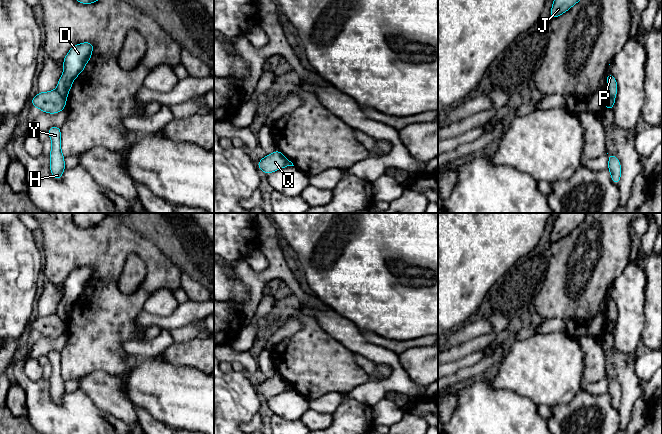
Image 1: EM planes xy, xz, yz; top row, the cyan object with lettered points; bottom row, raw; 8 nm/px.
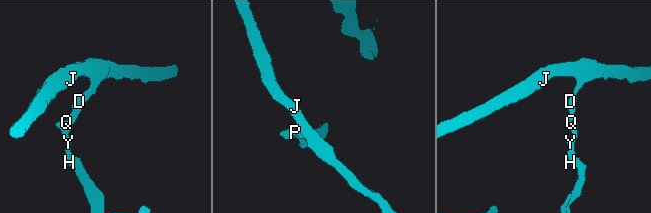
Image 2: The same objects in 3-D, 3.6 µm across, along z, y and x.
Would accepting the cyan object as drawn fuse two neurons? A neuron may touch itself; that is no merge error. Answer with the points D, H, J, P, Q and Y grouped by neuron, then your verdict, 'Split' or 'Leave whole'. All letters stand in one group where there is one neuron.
Groups: D J P / H Q Y. Split

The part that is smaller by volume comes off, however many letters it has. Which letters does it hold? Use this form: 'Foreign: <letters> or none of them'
Foreign: D, J, P

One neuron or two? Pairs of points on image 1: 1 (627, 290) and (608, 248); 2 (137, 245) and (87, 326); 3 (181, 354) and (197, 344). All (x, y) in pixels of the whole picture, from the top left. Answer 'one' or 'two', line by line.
1: two
2: one
3: one

